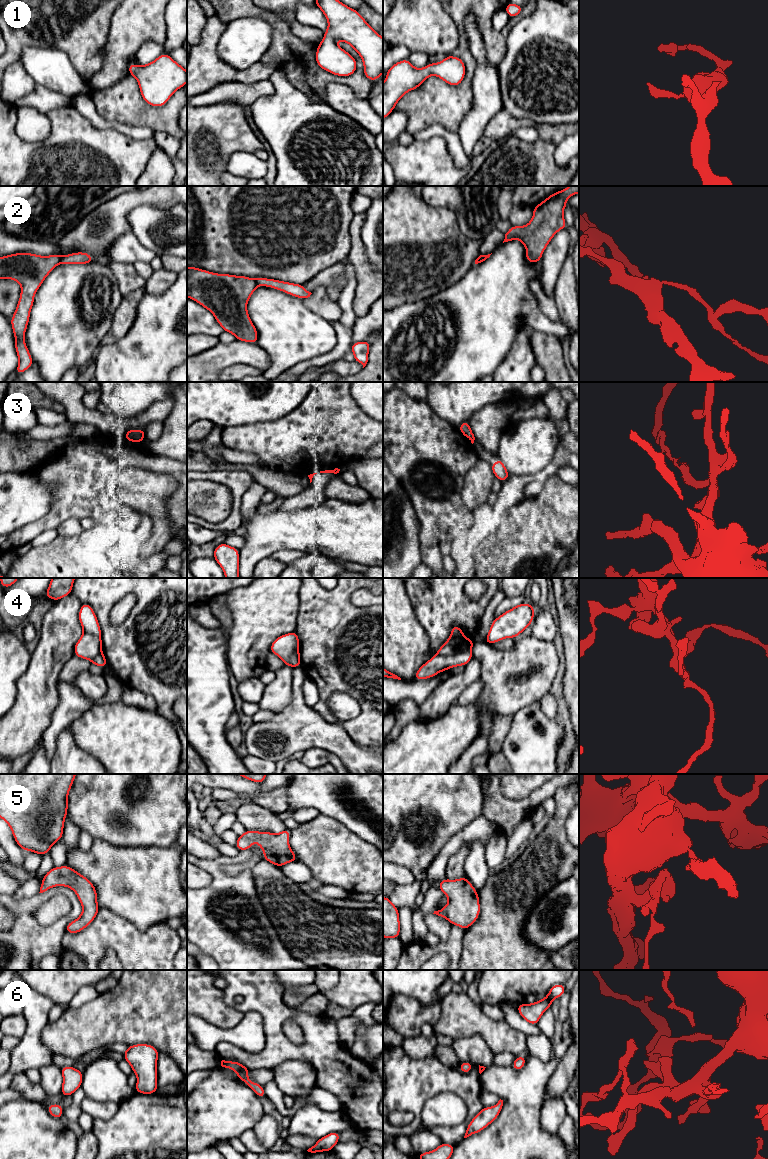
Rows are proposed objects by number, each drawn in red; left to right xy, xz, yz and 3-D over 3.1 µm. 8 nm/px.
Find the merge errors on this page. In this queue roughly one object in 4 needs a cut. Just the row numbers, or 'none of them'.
2, 3, 4

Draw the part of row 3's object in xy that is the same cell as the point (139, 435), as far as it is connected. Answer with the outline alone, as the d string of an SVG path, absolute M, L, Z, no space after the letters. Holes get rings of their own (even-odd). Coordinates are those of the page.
M130 429L125 433L125 435L128 436L129 438L138 440L139 442L144 441L145 434L146 434L145 429L142 429L142 430Z

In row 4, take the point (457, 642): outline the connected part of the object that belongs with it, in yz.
M453 625L450 638L437 650L437 654L449 656L467 650L471 651L474 643L473 639L467 639L464 636L462 629L458 625Z

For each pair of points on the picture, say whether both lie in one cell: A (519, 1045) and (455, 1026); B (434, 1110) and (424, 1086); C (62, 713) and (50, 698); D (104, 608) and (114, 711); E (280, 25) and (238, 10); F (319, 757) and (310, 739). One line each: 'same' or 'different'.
A: same
B: different
C: different
D: different
E: same
F: different

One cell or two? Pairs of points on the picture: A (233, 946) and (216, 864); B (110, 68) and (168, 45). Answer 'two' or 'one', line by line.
A: one
B: two

